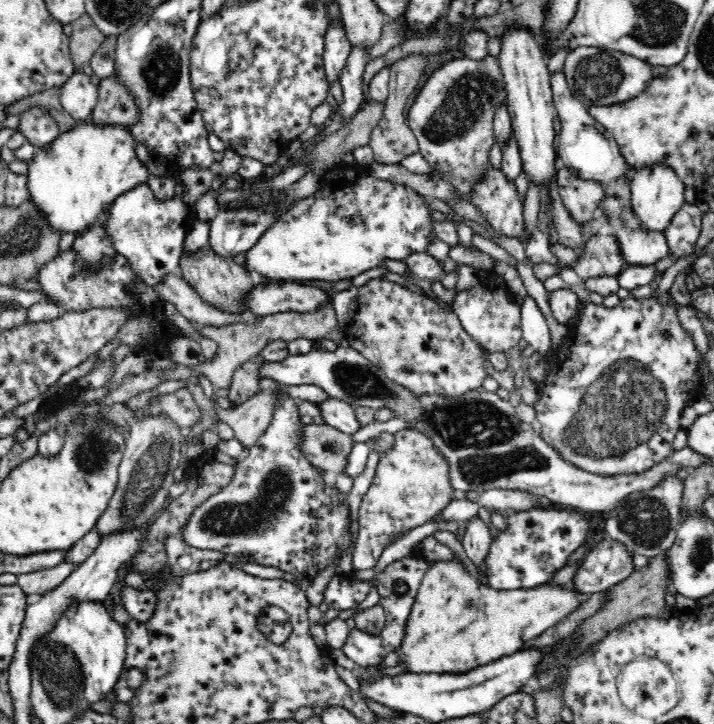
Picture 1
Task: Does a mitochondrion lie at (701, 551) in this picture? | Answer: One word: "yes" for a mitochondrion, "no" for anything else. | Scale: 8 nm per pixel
yes

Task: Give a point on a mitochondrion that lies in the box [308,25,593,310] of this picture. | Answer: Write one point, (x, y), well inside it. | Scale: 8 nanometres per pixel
(467, 102)

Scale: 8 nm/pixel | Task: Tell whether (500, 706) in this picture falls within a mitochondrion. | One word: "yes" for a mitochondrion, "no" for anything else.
no

